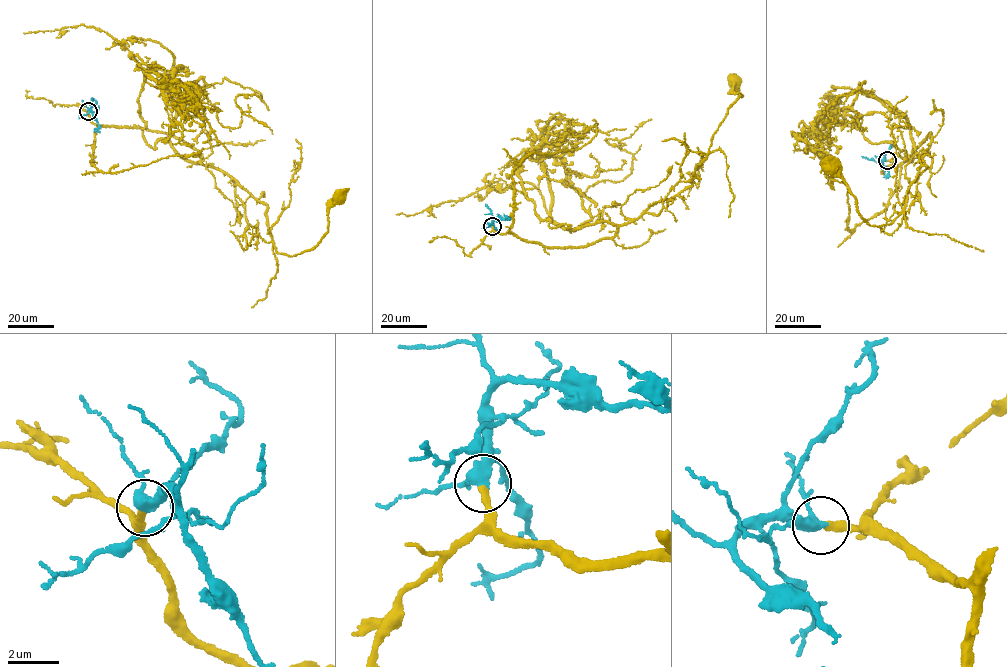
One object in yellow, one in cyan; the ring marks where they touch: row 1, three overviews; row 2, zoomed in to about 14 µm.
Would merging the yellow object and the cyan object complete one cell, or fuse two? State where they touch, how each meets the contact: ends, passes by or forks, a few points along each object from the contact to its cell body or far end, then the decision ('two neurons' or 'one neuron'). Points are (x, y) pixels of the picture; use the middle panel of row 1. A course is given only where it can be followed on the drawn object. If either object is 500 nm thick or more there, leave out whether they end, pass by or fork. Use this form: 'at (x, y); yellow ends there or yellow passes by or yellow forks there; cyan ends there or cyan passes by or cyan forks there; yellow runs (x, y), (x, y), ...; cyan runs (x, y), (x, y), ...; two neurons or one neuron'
at (492, 226); yellow ends there; cyan passes by; yellow runs (492, 227), (557, 248), (614, 235), (692, 184), (728, 107), (741, 95), (733, 81); cyan runs (492, 226), (494, 217), (509, 219), (504, 214); one neuron

